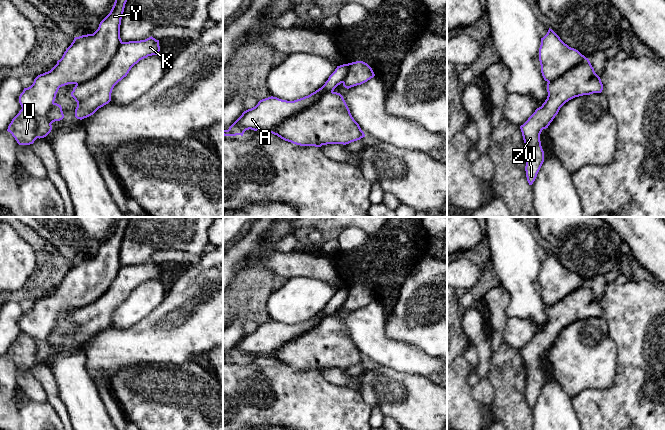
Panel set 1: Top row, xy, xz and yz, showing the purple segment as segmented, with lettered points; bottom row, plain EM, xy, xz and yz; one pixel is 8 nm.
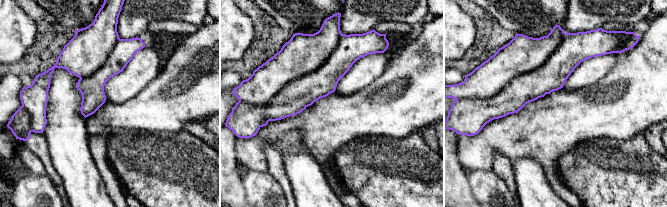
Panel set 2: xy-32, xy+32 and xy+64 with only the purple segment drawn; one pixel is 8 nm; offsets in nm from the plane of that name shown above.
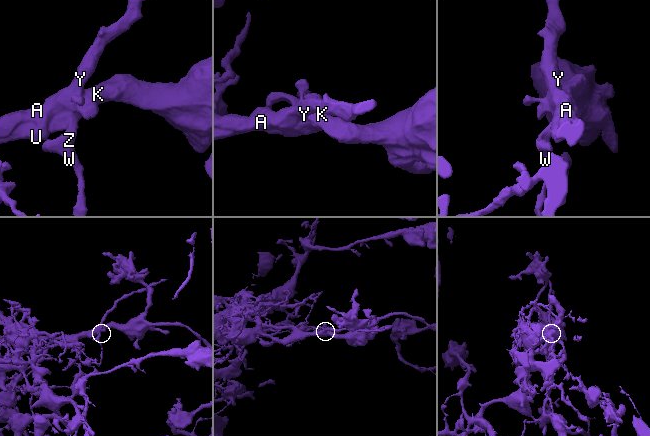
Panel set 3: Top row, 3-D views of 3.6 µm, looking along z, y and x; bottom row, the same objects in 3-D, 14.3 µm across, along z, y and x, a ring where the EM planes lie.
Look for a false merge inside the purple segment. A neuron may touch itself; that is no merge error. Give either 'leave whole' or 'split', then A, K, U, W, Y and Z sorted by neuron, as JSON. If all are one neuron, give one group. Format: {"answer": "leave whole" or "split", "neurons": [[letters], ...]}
{"answer": "split", "neurons": [["A", "Y"], ["K", "U", "W", "Z"]]}

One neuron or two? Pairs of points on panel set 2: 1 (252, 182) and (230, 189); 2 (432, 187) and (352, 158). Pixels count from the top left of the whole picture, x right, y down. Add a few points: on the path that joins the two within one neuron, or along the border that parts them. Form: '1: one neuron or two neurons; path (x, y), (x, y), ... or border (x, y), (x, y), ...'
1: two neurons; border (242, 173), (242, 184), (246, 196)
2: one neuron; path (412, 187), (407, 187), (400, 180), (372, 169)

